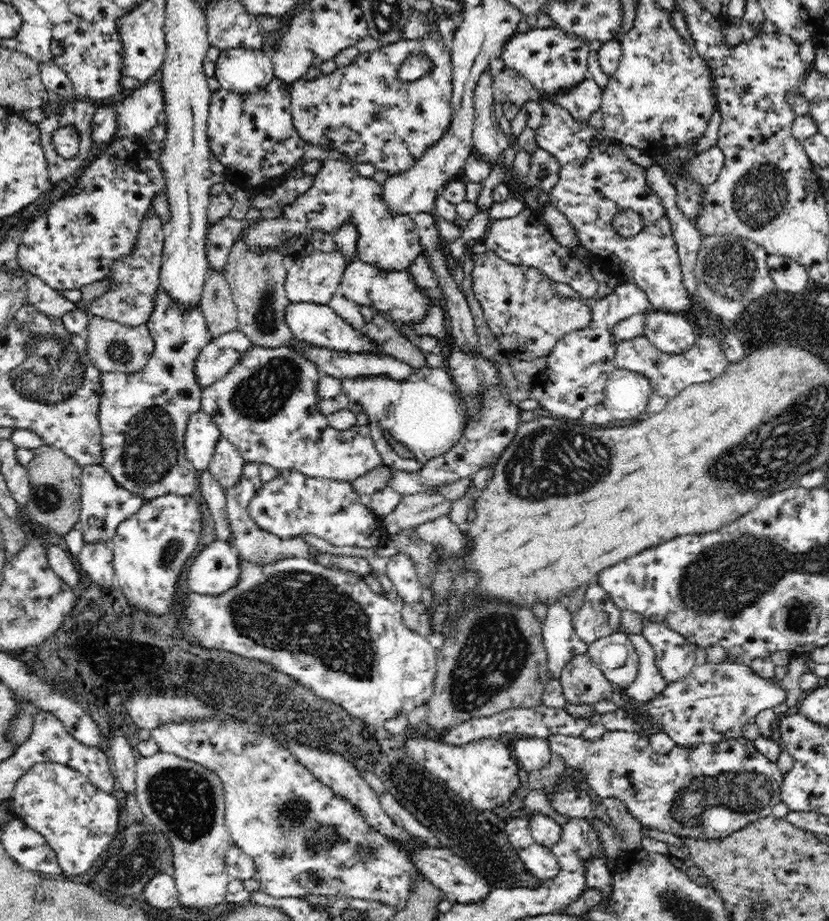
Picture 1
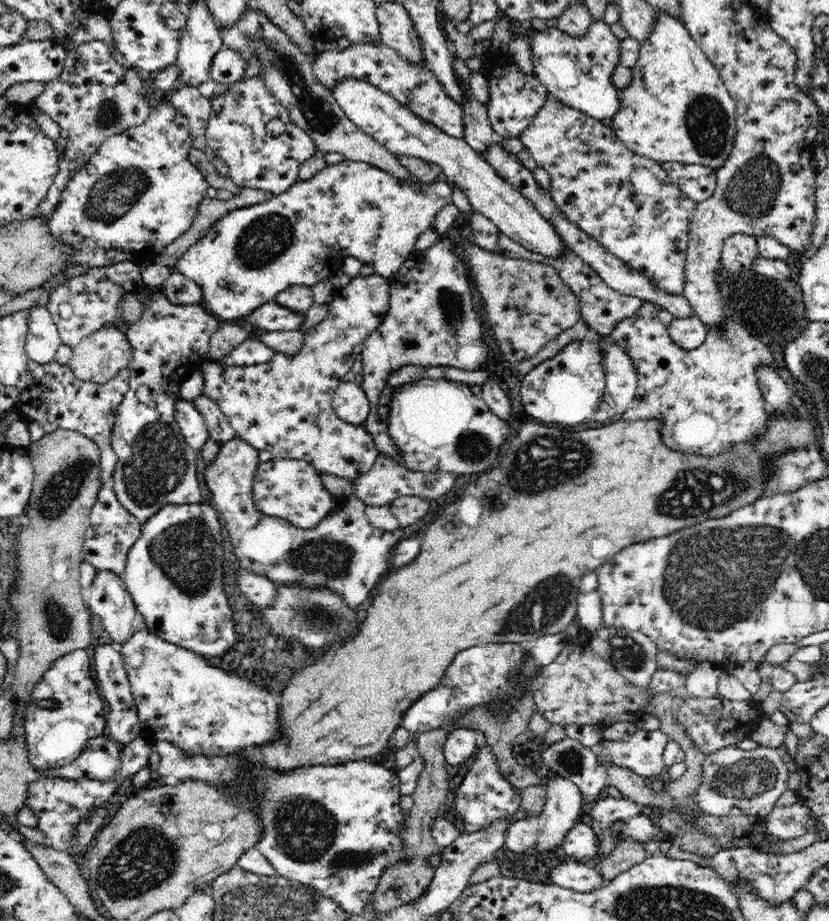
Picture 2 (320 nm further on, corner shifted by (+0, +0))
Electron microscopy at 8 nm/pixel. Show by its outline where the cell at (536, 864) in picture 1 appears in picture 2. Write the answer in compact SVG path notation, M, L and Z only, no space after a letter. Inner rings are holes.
M561 862L558 866L552 866L550 880L556 886L569 888L575 892L588 893L604 886L598 869L590 869L586 865Z

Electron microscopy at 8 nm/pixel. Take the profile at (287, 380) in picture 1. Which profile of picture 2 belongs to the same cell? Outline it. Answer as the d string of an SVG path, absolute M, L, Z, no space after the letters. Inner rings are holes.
M368 275L367 277L358 276L353 278L349 284L340 290L335 290L334 298L330 303L330 312L328 316L316 324L316 326L308 327L303 332L302 344L296 352L292 354L288 353L278 353L272 352L272 358L269 358L268 362L253 363L252 366L241 366L241 367L218 367L214 363L202 364L203 373L205 374L205 389L204 396L210 398L218 407L219 410L230 419L233 428L236 430L238 437L241 438L241 441L246 442L248 445L252 446L253 449L257 451L267 450L272 453L273 458L290 458L294 460L306 461L309 463L318 473L328 474L333 477L342 478L348 481L357 481L360 477L363 477L364 474L367 474L370 471L370 468L375 464L376 459L380 455L378 447L376 447L376 442L374 438L368 431L366 431L365 425L350 425L342 422L336 417L334 410L331 406L332 395L336 392L338 385L342 382L342 376L346 374L352 368L356 356L361 354L363 349L363 342L376 330L376 327L382 322L382 319L386 316L388 312L388 283L387 279L380 277L380 275Z

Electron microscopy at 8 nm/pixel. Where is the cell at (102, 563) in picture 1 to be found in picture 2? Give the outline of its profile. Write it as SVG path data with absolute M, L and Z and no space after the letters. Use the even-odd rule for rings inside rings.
M96 570L90 586L84 591L84 598L89 610L101 616L104 628L116 642L130 638L136 611L119 575L111 570Z

